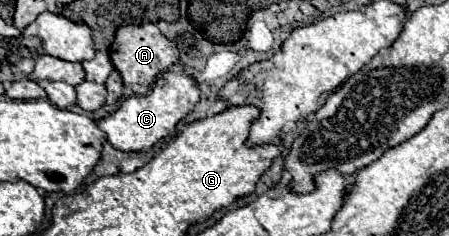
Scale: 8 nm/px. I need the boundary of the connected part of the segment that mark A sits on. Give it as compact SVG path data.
M151 22L141 26L123 26L117 30L117 36L109 48L109 58L115 66L115 70L123 78L123 86L131 90L133 94L147 94L155 78L163 72L167 72L175 62L179 62L179 50L177 46L167 40L159 28Z

